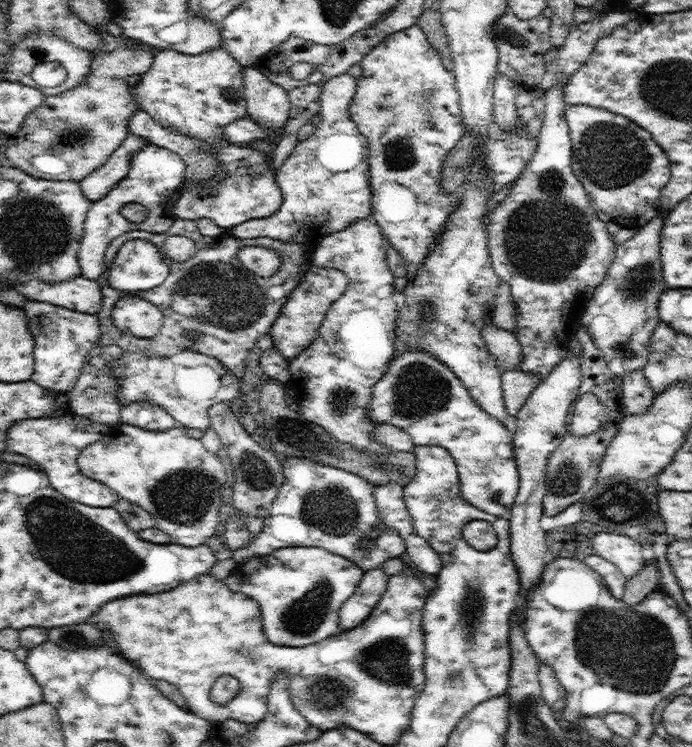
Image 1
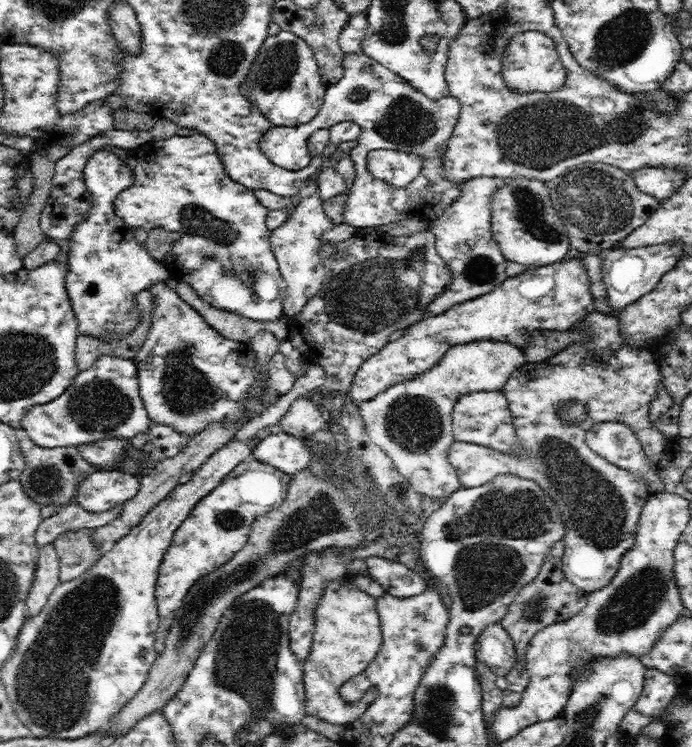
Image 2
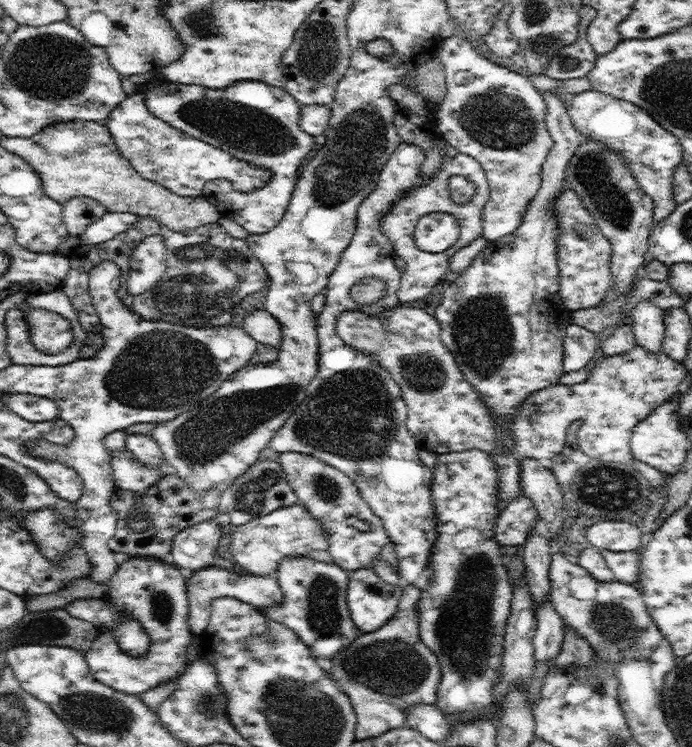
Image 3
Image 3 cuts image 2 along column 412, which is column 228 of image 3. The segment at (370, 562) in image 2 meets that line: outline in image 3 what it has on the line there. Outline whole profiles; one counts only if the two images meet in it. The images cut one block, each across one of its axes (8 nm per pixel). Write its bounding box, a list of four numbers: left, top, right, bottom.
[186,565,284,634]

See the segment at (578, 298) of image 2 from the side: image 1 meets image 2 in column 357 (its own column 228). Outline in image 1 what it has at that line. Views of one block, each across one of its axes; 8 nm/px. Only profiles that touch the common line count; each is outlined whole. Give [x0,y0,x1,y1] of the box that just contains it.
[111,348,244,431]

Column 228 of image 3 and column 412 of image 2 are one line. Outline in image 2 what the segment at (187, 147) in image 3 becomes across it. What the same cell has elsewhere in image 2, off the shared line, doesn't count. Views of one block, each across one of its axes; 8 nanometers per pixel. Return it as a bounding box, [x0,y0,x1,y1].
[367,149,423,189]

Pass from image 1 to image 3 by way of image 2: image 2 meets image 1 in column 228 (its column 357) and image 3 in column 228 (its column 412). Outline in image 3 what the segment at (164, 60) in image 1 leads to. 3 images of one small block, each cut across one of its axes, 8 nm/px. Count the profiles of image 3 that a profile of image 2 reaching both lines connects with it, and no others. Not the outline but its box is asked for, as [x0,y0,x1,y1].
[144,78,315,234]

